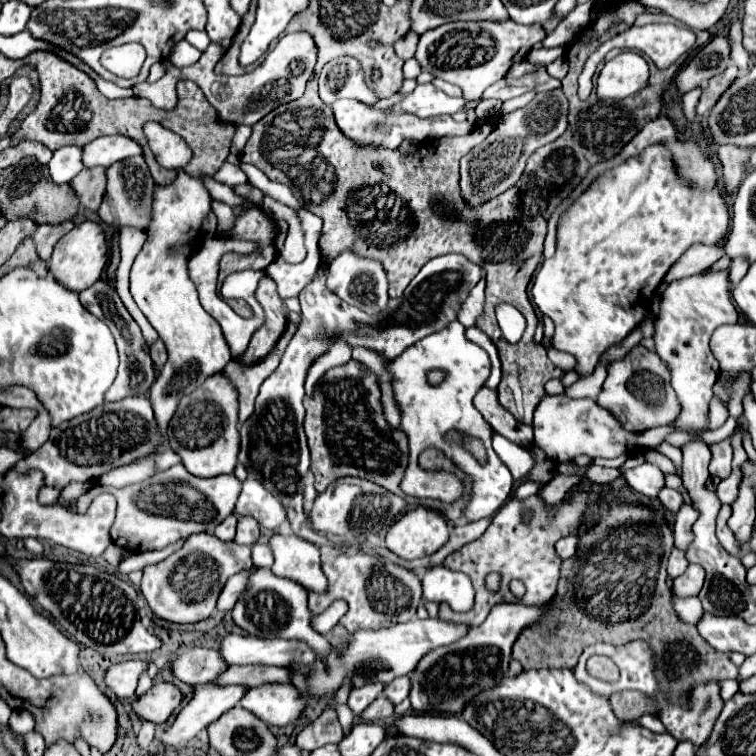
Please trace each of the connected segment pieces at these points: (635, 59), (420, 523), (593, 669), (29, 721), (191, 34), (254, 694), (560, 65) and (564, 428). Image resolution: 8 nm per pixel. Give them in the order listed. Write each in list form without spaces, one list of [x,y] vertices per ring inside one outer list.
[[[623,51],[615,59],[607,61],[597,77],[597,95],[599,99],[619,101],[647,87],[649,65],[647,61],[633,51]]]
[[[425,507],[407,511],[387,531],[385,545],[401,559],[419,559],[439,551],[449,539],[447,521]]]
[[[591,657],[587,661],[587,669],[593,677],[601,677],[605,681],[615,681],[617,679],[617,667],[607,657]]]
[[[15,709],[15,711],[11,713],[9,723],[11,723],[13,731],[15,731],[15,733],[19,733],[19,735],[29,733],[29,731],[33,731],[33,729],[35,729],[35,719],[33,719],[33,717],[31,717],[31,713],[27,713],[25,709],[19,709],[19,711]]]
[[[187,31],[187,41],[201,52],[204,52],[211,43],[205,31]]]
[[[263,683],[257,687],[249,687],[239,701],[241,707],[255,713],[267,725],[285,727],[295,723],[305,707],[309,697],[301,697],[293,685],[285,683]]]
[[[559,57],[559,59],[553,61],[551,65],[547,65],[547,71],[549,71],[551,77],[555,77],[555,79],[563,79],[563,77],[567,75],[567,63],[565,63],[565,59]]]
[[[545,395],[541,399],[541,405],[535,409],[533,417],[533,429],[535,429],[535,445],[541,447],[549,459],[555,463],[565,463],[575,459],[577,455],[589,455],[589,457],[619,457],[629,451],[629,443],[635,447],[653,447],[659,445],[665,435],[676,432],[672,425],[655,427],[643,433],[629,433],[621,429],[621,423],[617,417],[613,417],[607,409],[599,407],[593,399],[571,399],[567,395]]]

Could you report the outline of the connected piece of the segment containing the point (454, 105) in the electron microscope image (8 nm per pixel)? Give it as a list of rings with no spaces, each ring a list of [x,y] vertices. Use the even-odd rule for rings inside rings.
[[[425,83],[425,85],[417,85],[413,93],[403,97],[399,103],[399,109],[403,113],[411,113],[421,119],[427,119],[443,113],[461,111],[463,105],[465,105],[465,99],[449,97],[443,91],[435,89],[431,83]]]

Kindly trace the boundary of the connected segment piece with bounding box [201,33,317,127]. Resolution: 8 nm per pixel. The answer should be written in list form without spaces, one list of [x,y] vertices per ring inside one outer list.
[[[291,33],[279,39],[273,53],[267,53],[265,61],[251,73],[241,77],[219,77],[201,85],[207,101],[215,107],[221,123],[245,123],[253,127],[261,117],[265,117],[275,107],[295,101],[303,95],[307,81],[313,77],[313,67],[317,61],[317,47],[309,33]]]

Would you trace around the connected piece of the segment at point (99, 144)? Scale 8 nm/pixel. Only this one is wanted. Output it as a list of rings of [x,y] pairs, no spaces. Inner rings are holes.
[[[121,135],[97,137],[83,147],[83,165],[85,167],[109,167],[115,161],[121,161],[133,155],[141,155],[141,147],[137,147],[133,139],[121,137]]]

